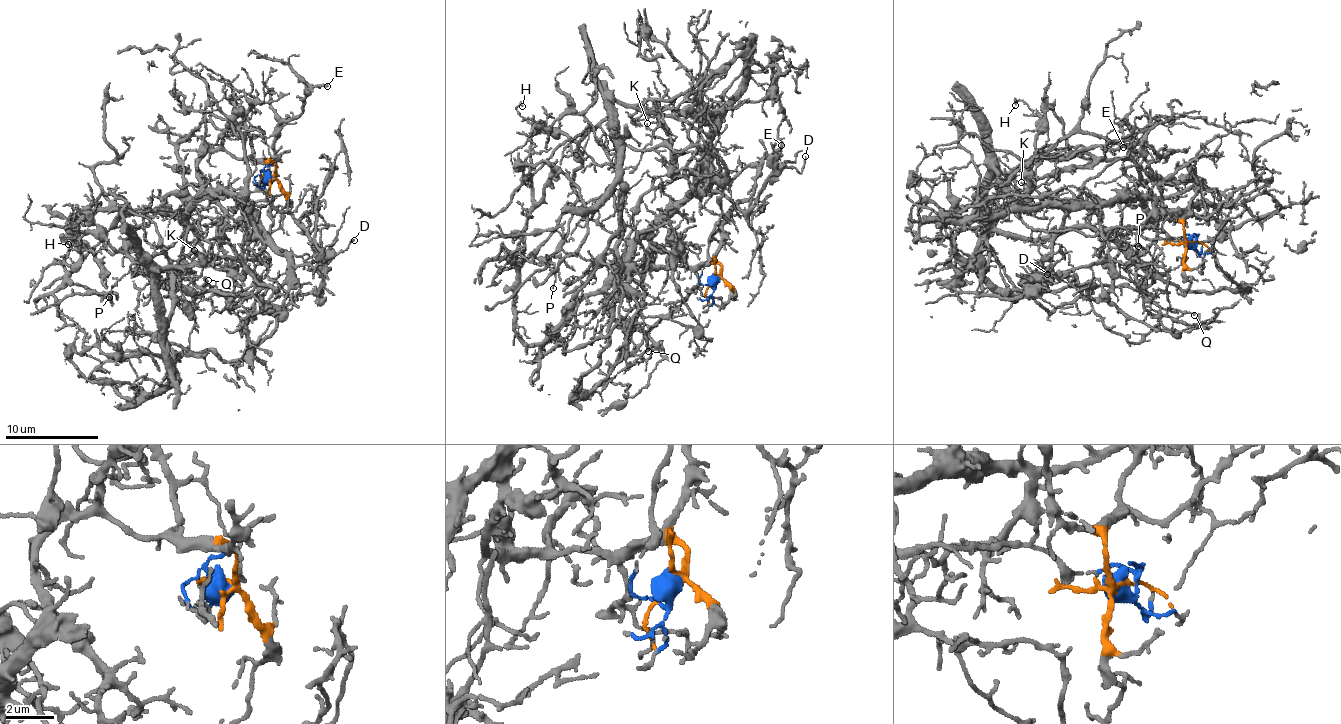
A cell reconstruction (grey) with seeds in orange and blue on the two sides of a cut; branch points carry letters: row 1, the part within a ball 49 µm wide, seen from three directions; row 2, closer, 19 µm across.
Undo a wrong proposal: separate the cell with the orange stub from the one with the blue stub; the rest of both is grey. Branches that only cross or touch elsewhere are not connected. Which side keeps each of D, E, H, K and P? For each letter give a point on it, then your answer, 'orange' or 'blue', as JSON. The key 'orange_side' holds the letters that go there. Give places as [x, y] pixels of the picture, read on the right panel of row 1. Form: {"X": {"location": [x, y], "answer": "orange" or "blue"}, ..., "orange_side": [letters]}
{"D": {"location": [1047, 274], "answer": "orange"}, "E": {"location": [1123, 147], "answer": "orange"}, "H": {"location": [1015, 105], "answer": "blue"}, "K": {"location": [1021, 182], "answer": "blue"}, "P": {"location": [1138, 246], "answer": "orange"}, "orange_side": ["D", "E", "P"]}

